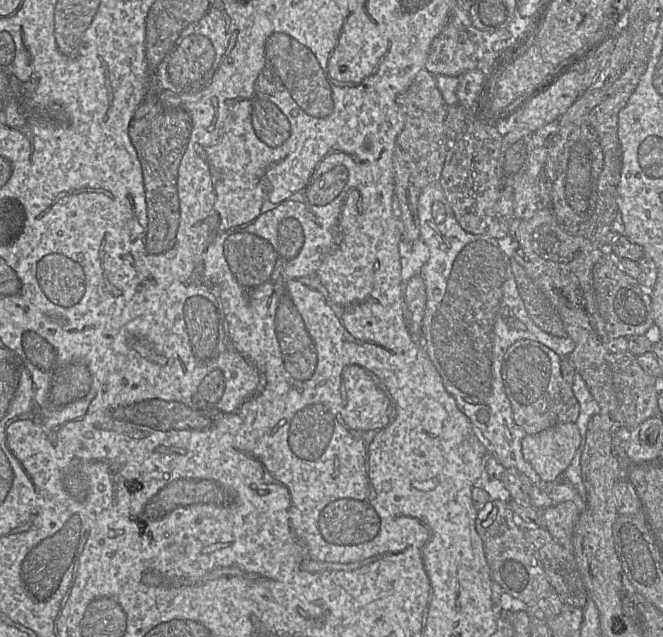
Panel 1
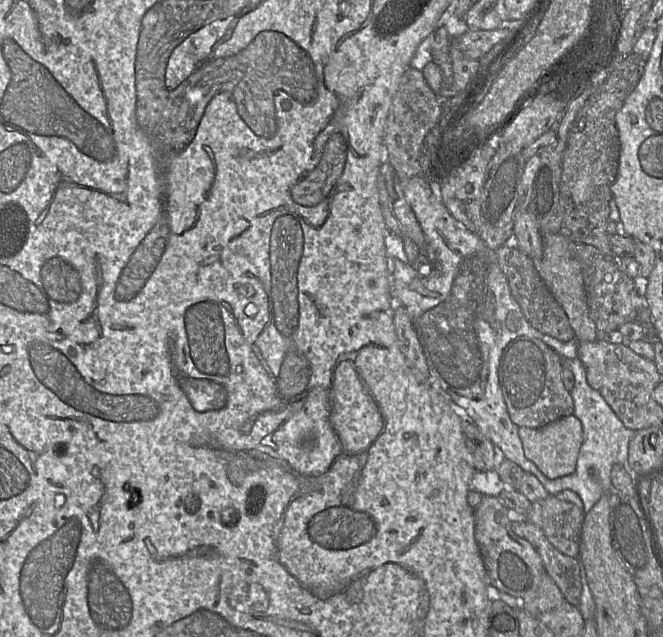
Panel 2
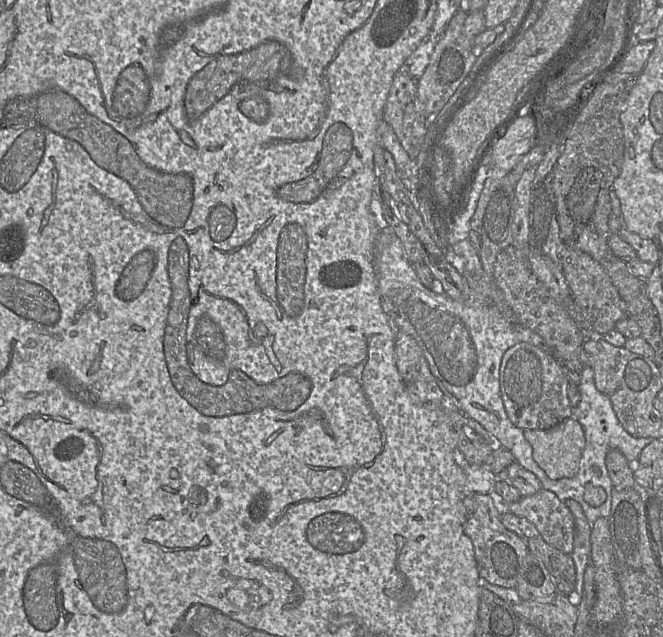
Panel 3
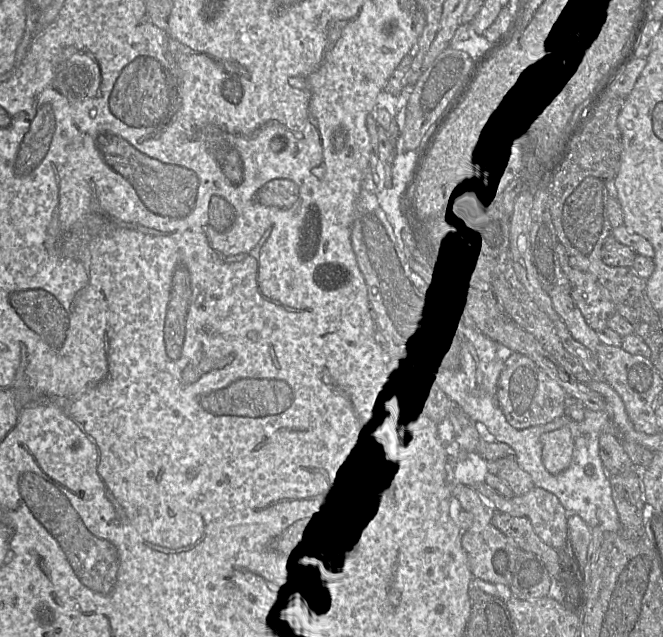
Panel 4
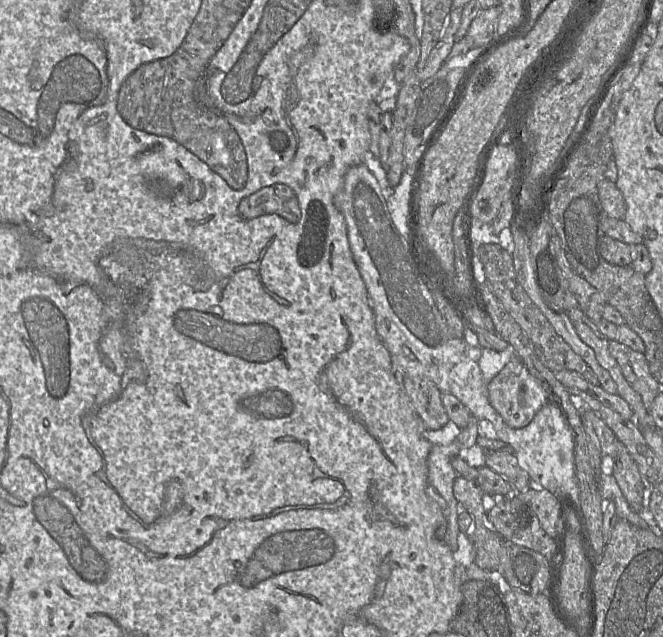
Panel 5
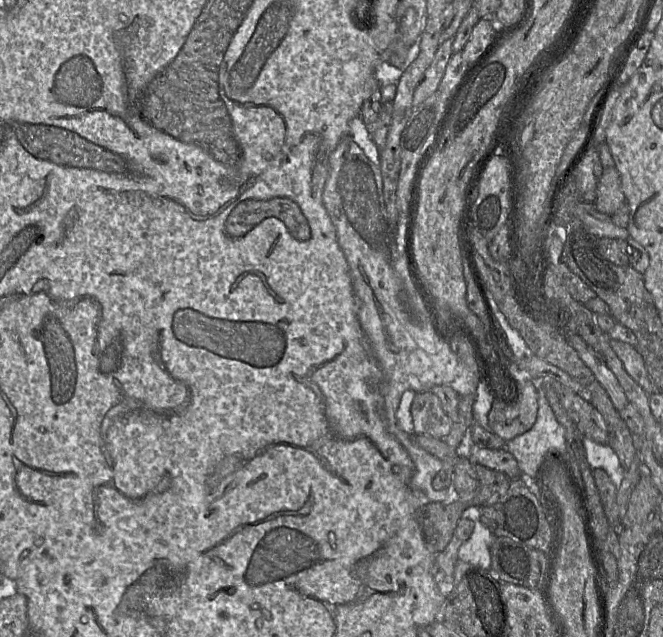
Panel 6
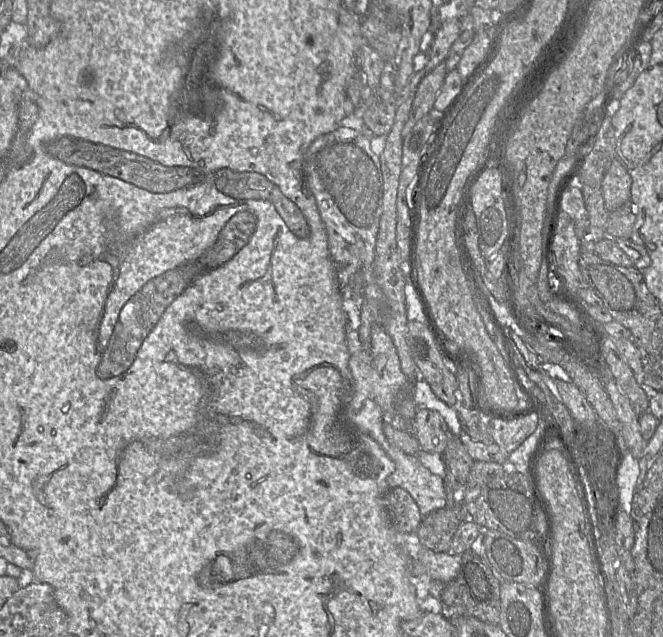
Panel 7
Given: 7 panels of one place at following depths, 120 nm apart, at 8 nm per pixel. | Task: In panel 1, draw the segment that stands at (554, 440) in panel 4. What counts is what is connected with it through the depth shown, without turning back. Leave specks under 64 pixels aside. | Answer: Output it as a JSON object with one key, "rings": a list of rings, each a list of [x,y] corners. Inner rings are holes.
{"rings":[[[559,423],[522,440],[524,458],[540,478],[552,482],[570,465],[581,443],[576,423]]]}

